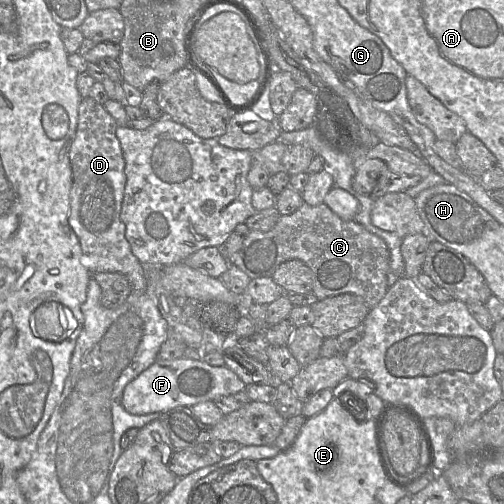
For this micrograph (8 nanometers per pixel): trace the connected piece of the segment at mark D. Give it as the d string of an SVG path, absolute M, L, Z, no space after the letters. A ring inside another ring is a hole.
M90 97L82 98L78 107L75 137L69 149L73 181L70 190L68 222L80 242L81 263L91 274L97 272L121 273L129 280L133 292L142 293L146 289L144 266L132 254L130 244L125 237L125 224L120 219L126 175L123 152L116 136L117 127L116 120L105 110L103 105Z

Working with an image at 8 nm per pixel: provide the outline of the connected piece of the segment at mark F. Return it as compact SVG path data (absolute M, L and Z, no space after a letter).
M158 360L125 387L121 405L132 415L163 413L170 409L214 401L244 391L244 382L227 366L211 366L202 360Z

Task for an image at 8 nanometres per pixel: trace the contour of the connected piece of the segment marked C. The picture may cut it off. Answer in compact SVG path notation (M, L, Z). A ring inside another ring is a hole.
M303 202L292 214L281 215L271 230L250 231L241 249L230 259L230 264L234 264L253 279L272 277L279 264L291 259L301 260L311 269L313 273L312 293L318 300L351 293L361 297L371 309L382 300L388 291L387 276L390 269L390 253L384 240L354 220L343 220L324 203L311 206Z

